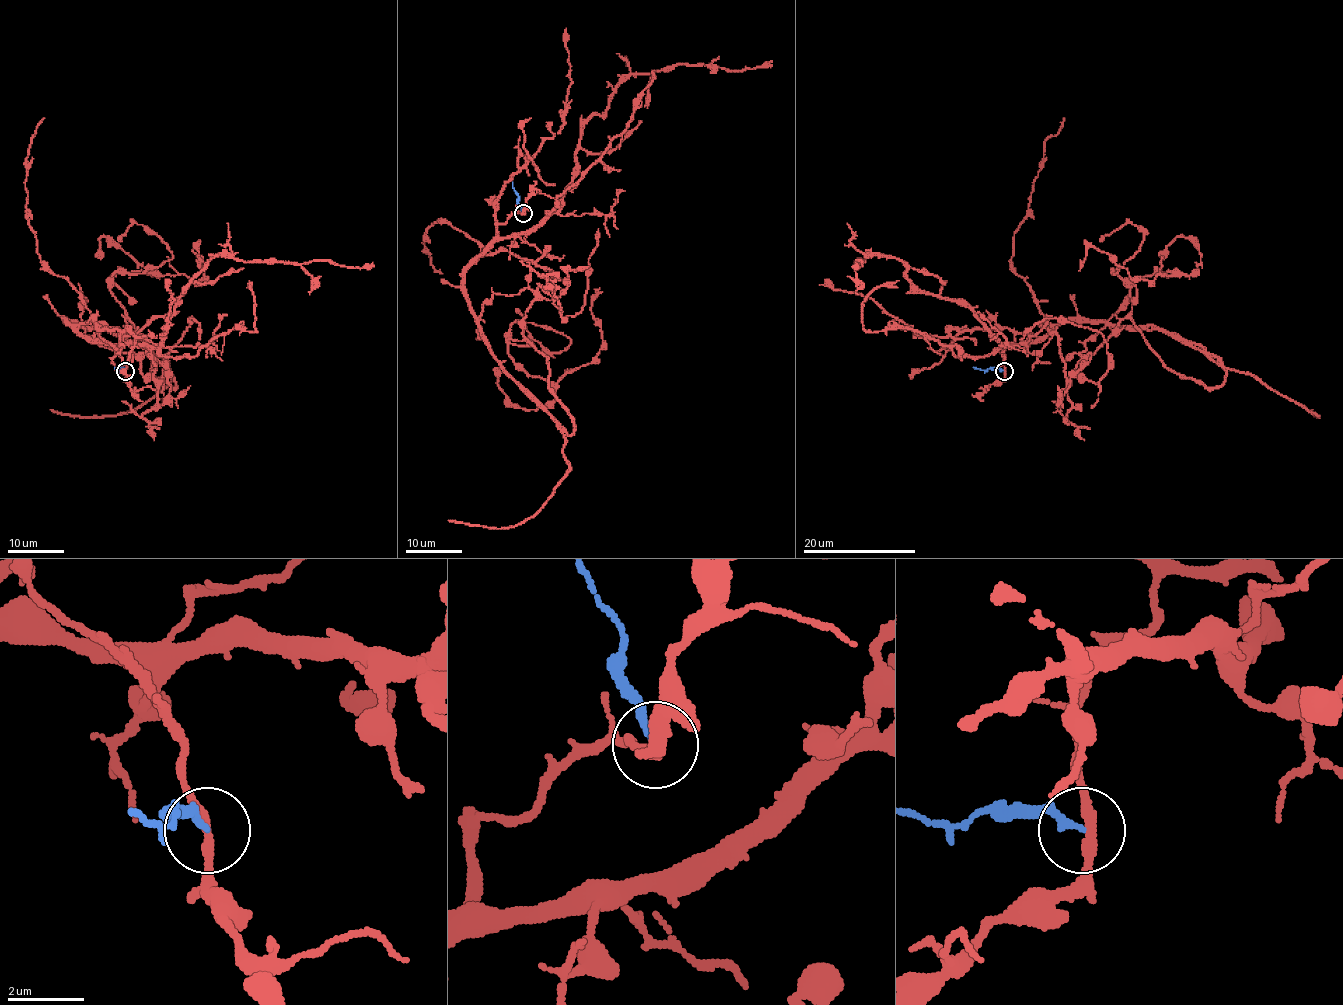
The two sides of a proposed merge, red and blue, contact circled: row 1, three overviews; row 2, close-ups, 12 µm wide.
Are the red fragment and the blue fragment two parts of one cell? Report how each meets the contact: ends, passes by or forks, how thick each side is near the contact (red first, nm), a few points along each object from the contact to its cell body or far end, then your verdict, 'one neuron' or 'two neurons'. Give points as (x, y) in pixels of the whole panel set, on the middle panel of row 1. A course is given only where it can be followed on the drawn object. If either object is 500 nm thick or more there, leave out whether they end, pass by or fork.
red passes by | blue ends | 240/180 nm | red via (524, 213), (463, 283), (477, 317), (494, 293), (535, 296), (517, 364), (554, 383), (588, 364), (599, 287) | blue via (524, 213), (512, 182) | two neurons

